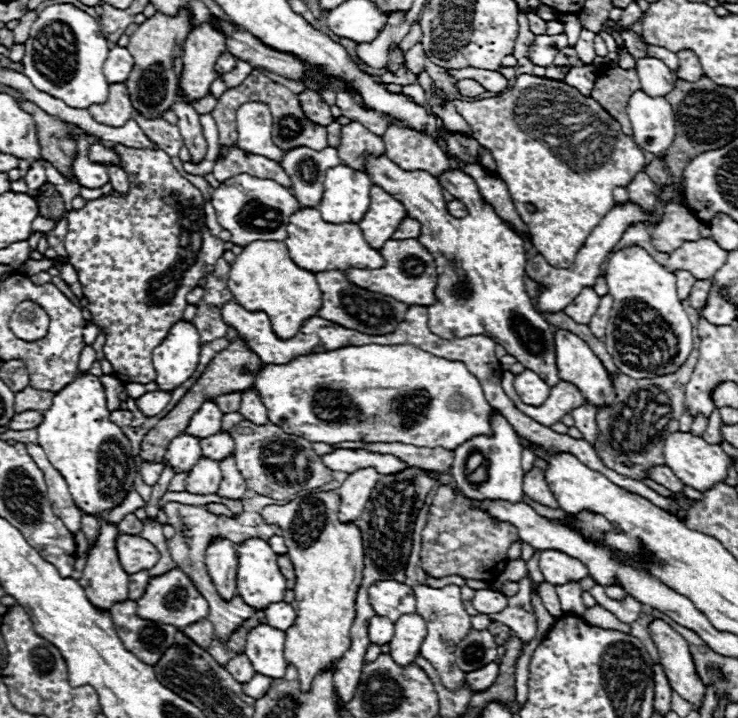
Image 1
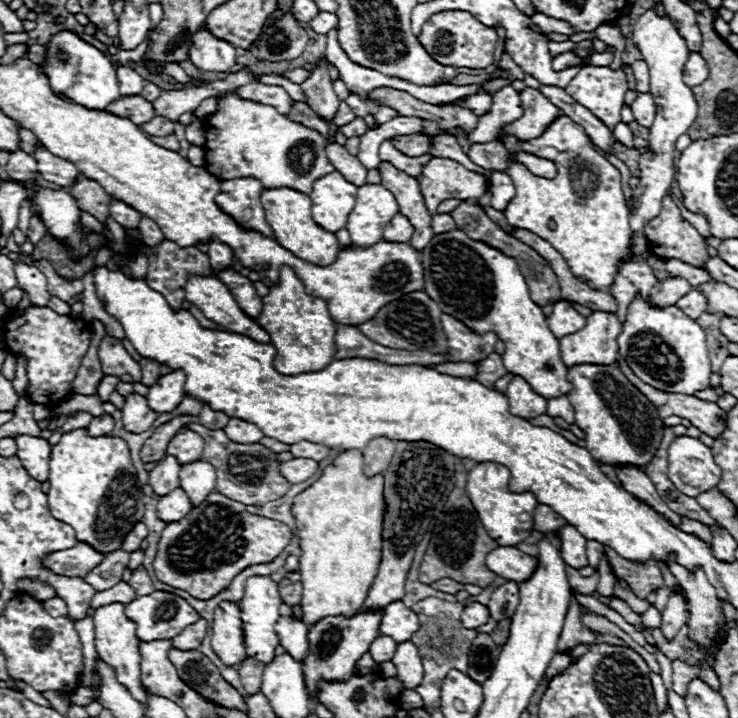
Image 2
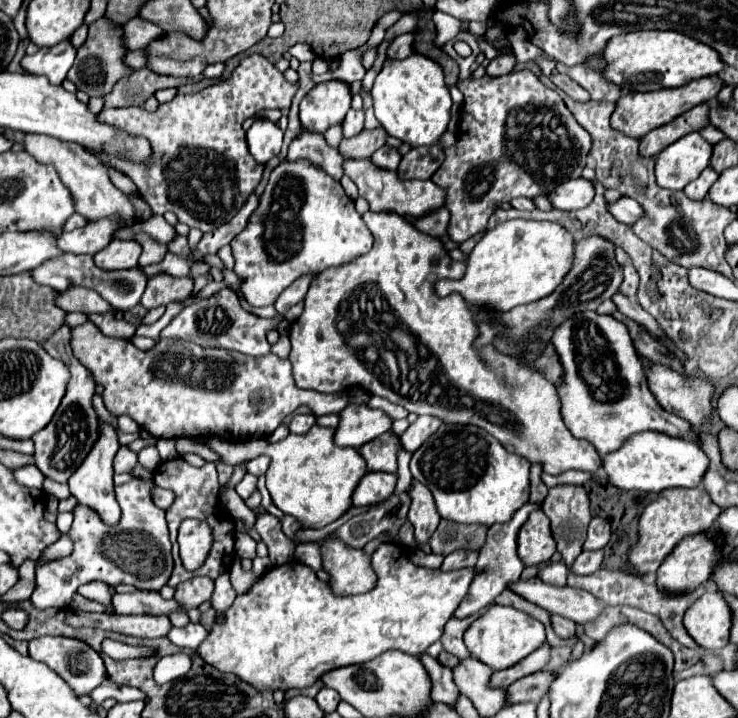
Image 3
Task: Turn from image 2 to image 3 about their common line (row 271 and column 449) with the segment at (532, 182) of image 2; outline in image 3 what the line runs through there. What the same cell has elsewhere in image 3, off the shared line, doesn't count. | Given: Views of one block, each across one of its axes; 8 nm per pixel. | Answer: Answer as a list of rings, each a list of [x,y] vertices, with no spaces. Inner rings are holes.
[[[384,542],[376,548],[372,554],[372,570],[378,576],[374,590],[354,596],[336,596],[328,582],[322,582],[310,566],[298,560],[274,566],[246,594],[236,596],[234,604],[226,610],[226,622],[222,626],[212,626],[210,636],[198,648],[198,654],[218,670],[234,672],[258,690],[302,690],[312,686],[328,670],[368,662],[386,650],[402,650],[412,656],[424,654],[430,644],[442,638],[444,624],[466,596],[474,574],[478,574],[476,568],[442,572],[440,568],[430,570],[416,566],[408,558],[404,546],[396,542]]]

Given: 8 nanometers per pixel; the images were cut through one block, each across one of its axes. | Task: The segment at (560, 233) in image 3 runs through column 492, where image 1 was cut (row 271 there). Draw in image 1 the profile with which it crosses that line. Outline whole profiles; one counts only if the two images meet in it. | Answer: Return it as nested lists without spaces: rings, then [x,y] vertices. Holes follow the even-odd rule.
[[[262,240],[250,242],[230,264],[228,288],[246,310],[262,310],[270,316],[274,332],[282,338],[294,336],[298,326],[314,316],[322,306],[322,292],[316,284],[316,276],[310,270],[300,270],[288,256],[284,242]]]

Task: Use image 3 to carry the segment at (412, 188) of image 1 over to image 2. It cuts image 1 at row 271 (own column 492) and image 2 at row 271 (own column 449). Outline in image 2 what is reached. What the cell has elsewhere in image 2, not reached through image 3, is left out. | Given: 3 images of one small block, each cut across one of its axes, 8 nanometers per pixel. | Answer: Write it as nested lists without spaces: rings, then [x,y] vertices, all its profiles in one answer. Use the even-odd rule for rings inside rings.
[[[456,230],[456,232],[436,234],[434,242],[430,242],[430,248],[422,252],[422,264],[424,264],[424,282],[426,282],[424,292],[432,300],[438,300],[438,306],[446,314],[462,320],[474,332],[496,332],[498,338],[504,340],[506,344],[504,366],[510,374],[522,376],[532,386],[532,390],[546,400],[556,396],[566,396],[570,392],[570,382],[566,380],[568,368],[564,366],[560,356],[560,340],[550,332],[542,308],[530,298],[530,290],[514,258],[504,256],[496,248],[490,248],[482,242],[474,242],[464,232]]]

